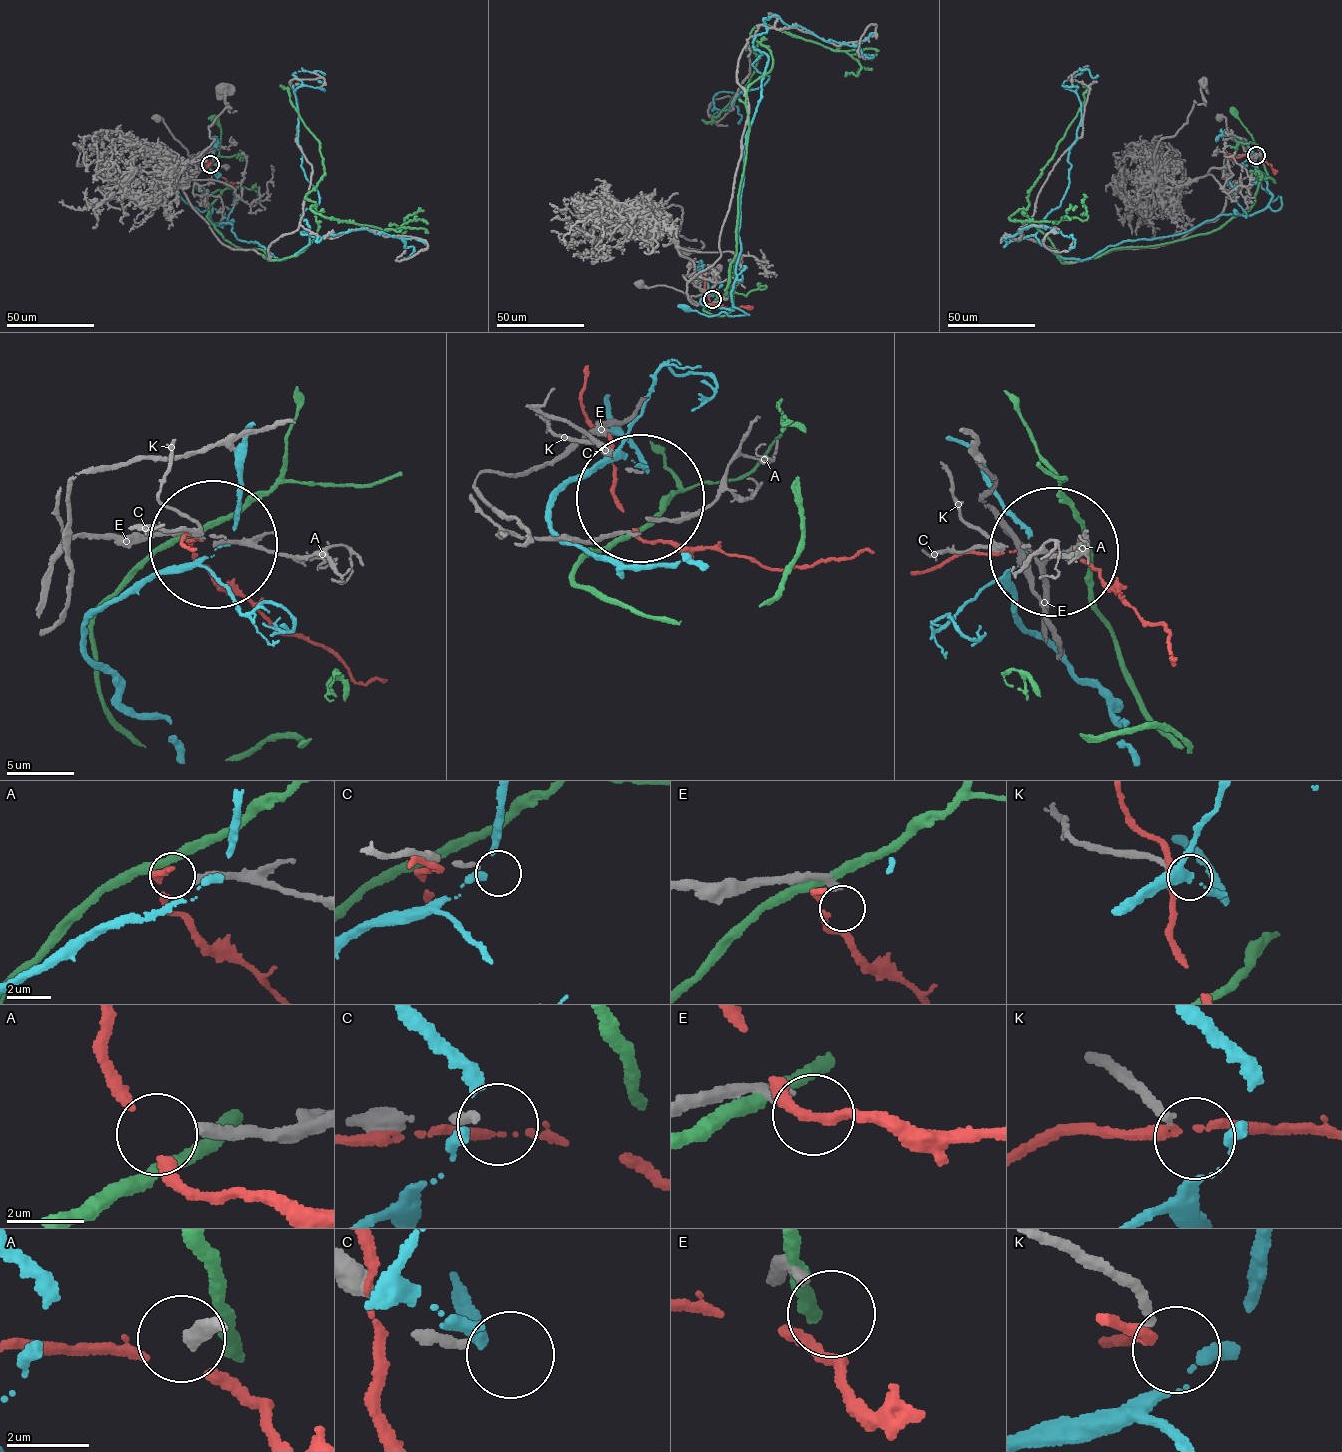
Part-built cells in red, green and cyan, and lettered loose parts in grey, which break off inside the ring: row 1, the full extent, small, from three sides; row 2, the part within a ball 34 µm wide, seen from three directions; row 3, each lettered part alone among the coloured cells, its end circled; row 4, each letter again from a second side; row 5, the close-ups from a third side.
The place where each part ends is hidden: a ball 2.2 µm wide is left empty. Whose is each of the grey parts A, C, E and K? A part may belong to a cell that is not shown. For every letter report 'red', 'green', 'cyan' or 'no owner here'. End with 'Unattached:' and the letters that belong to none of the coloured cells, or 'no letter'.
A: no owner here
C: no owner here
E: red
K: cyan
Unattached: A, C

